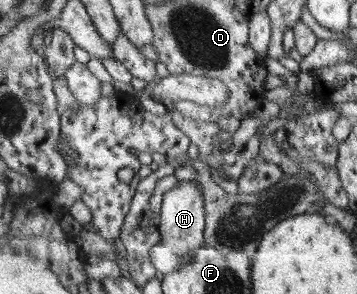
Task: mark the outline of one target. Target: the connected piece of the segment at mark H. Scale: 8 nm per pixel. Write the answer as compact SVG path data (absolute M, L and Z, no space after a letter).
M180 181L180 184L164 195L161 210L162 241L151 248L154 267L160 273L167 275L178 272L186 264L190 264L190 256L194 249L200 248L205 243L206 209L203 190L198 182Z

